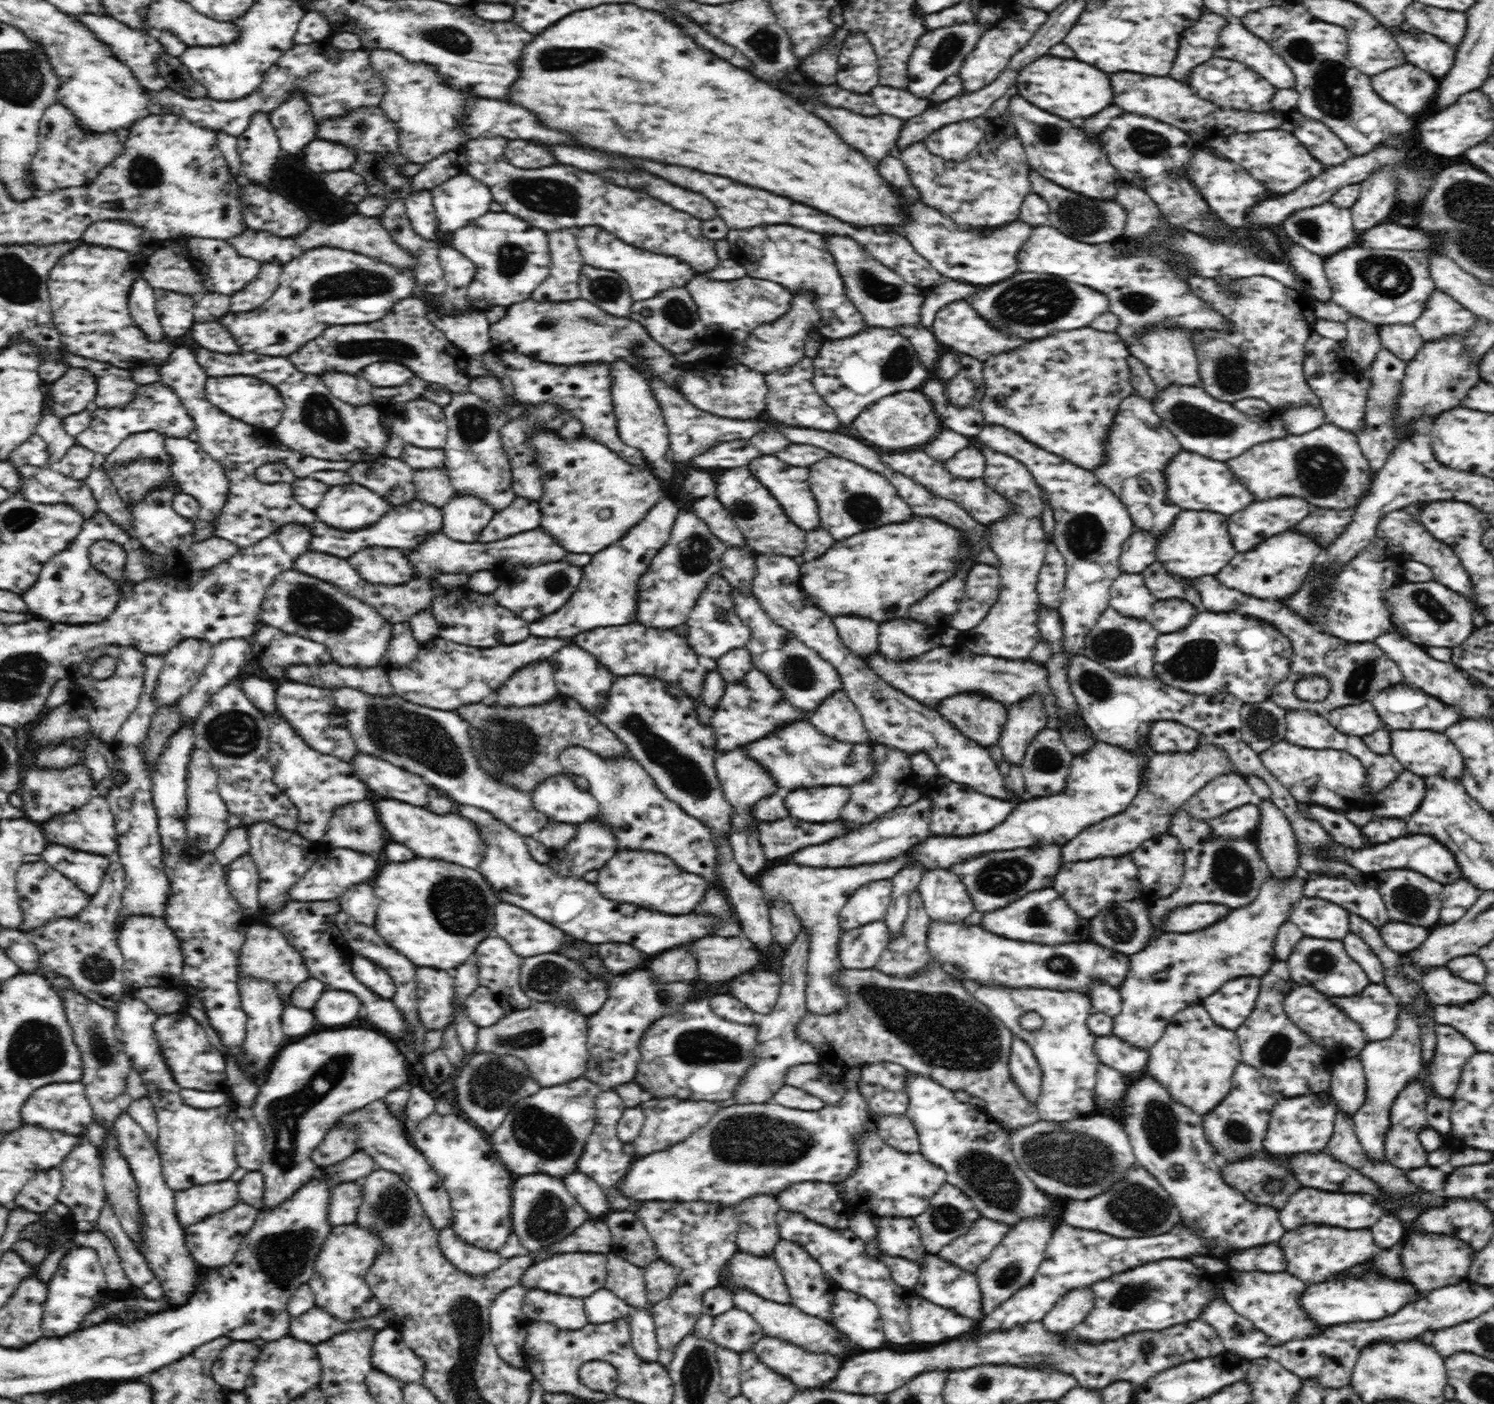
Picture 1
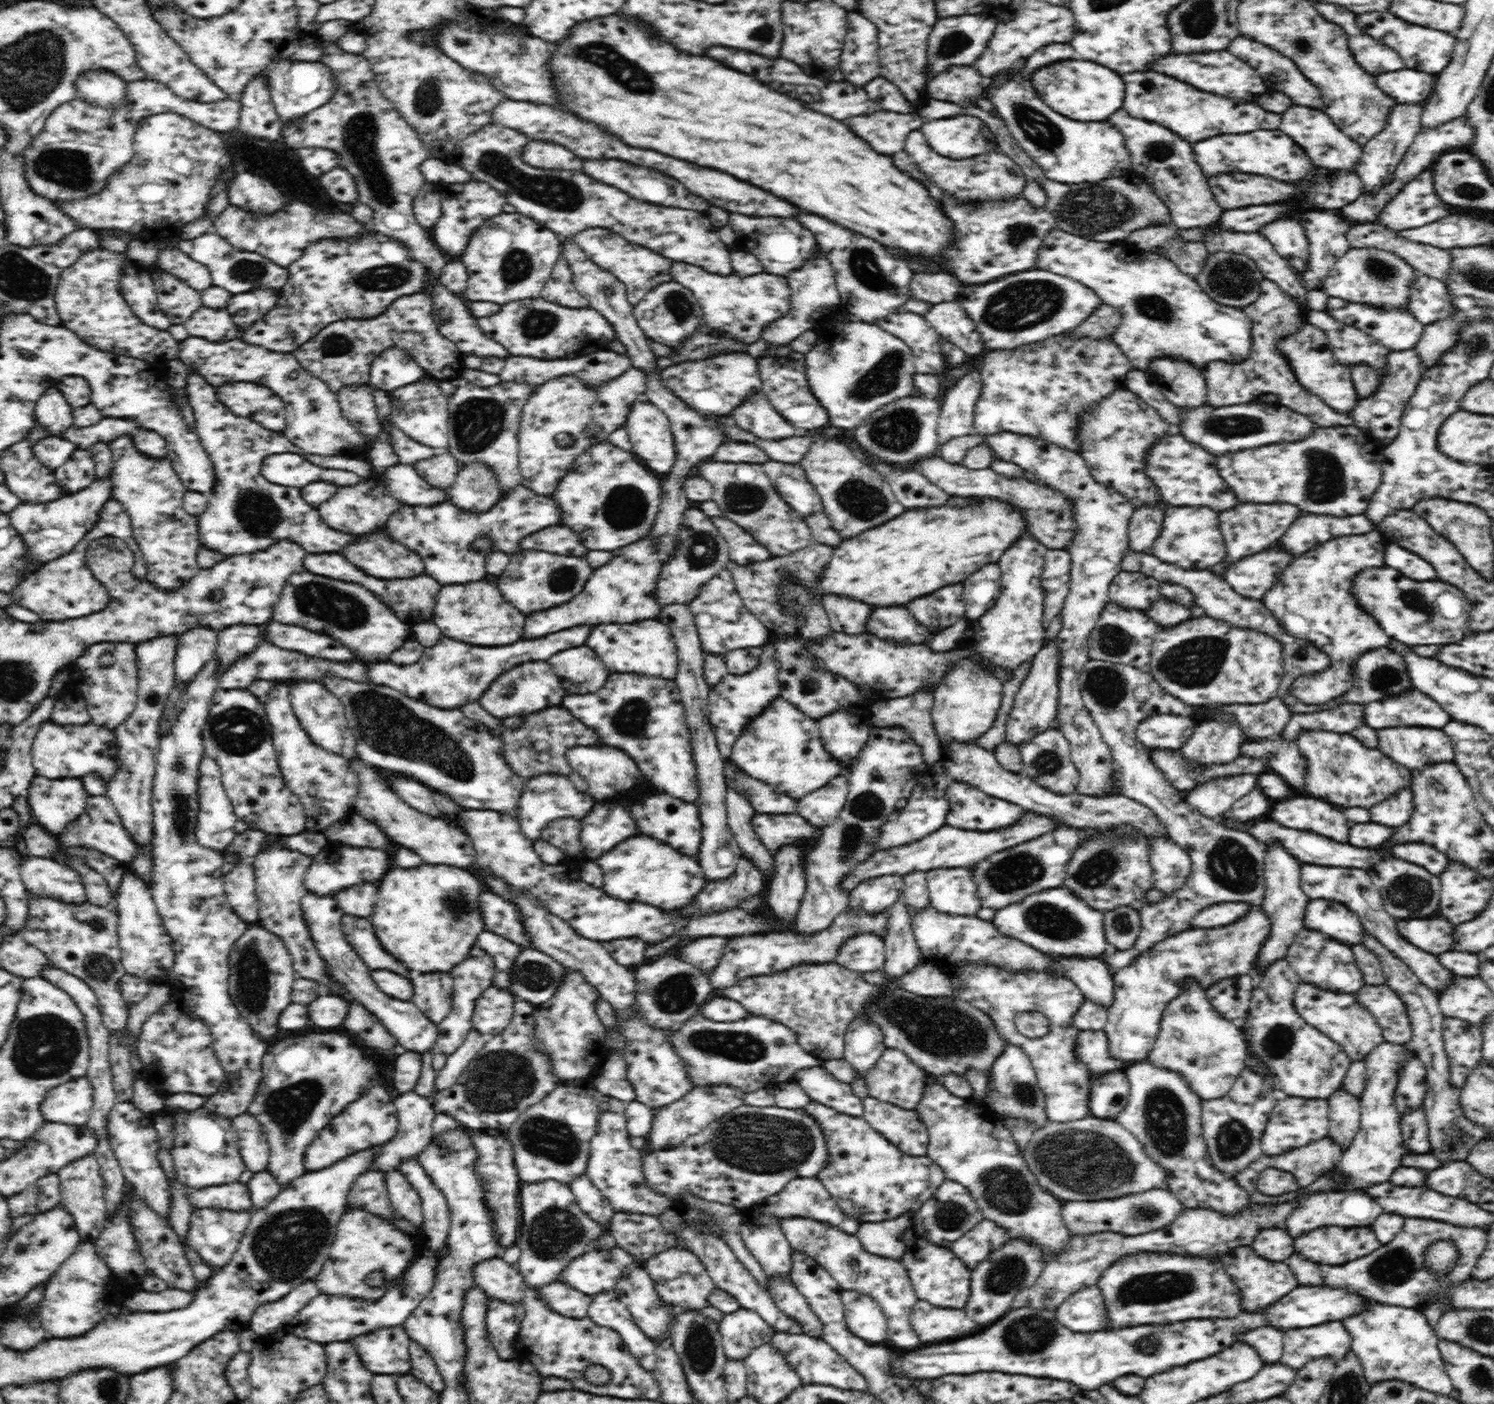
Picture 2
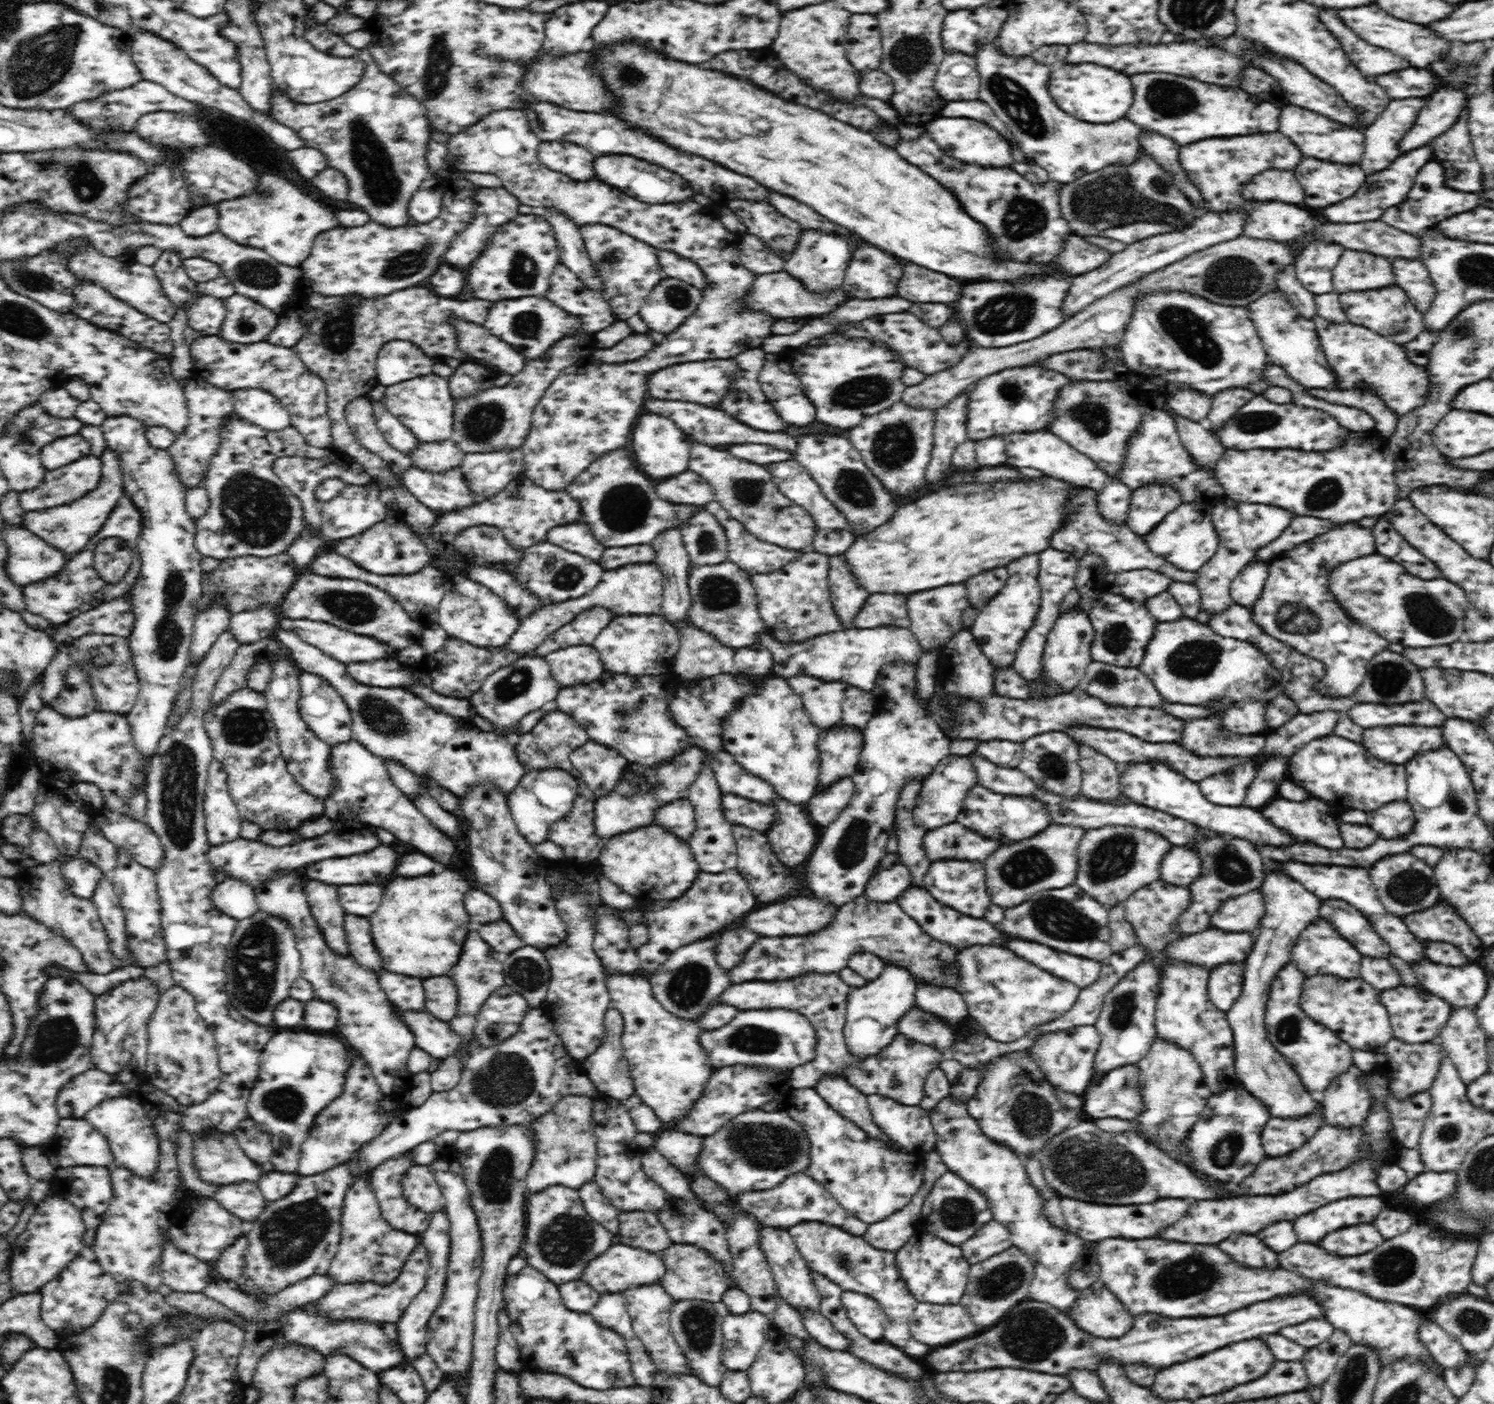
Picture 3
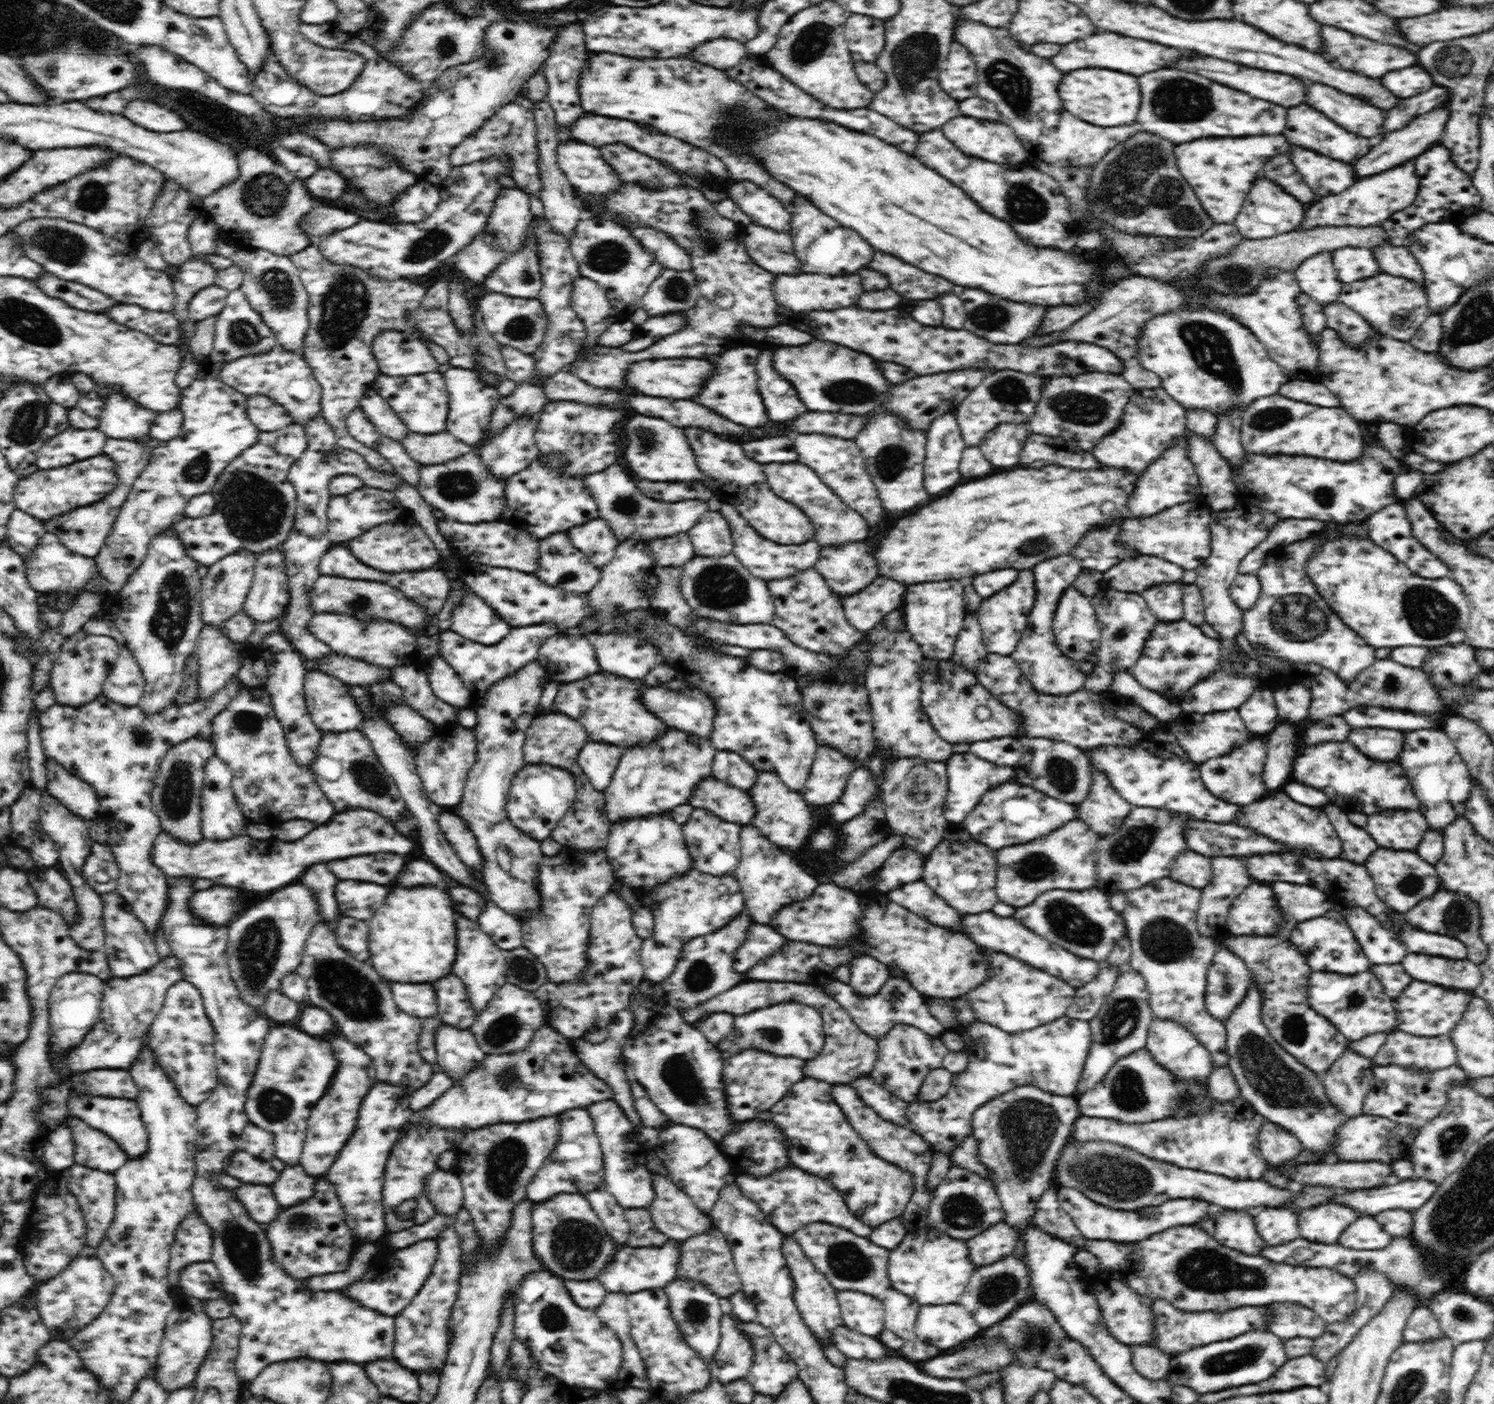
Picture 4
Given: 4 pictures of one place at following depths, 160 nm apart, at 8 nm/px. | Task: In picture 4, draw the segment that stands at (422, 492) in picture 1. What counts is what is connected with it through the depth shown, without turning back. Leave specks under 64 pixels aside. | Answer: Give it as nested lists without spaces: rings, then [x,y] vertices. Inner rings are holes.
[[[447,431],[439,434],[415,434],[410,433],[406,439],[399,441],[406,452],[422,466],[432,464],[446,464],[454,458],[460,458],[468,454],[473,446],[468,445]]]

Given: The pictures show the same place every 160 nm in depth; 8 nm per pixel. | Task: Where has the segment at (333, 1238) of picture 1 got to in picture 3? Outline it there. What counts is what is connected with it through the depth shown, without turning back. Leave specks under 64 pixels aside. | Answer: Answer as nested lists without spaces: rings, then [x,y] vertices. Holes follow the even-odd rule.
[[[364,1172],[364,1174],[348,1188],[348,1192],[346,1192],[344,1198],[341,1216],[341,1241],[334,1260],[330,1262],[330,1270],[328,1270],[327,1274],[336,1284],[346,1285],[364,1282],[378,1283],[378,1285],[391,1284],[396,1281],[396,1278],[400,1275],[400,1272],[402,1272],[404,1264],[409,1260],[410,1254],[413,1254],[416,1246],[421,1243],[419,1235],[396,1230],[382,1216],[378,1201],[369,1183],[370,1173],[371,1172]]]

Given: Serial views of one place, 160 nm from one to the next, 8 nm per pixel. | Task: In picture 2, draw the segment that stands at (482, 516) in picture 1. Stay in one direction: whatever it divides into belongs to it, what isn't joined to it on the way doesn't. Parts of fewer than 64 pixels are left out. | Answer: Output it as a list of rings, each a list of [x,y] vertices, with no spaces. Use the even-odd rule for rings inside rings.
[[[464,464],[449,488],[449,501],[467,512],[488,512],[503,497],[497,476],[485,464]]]

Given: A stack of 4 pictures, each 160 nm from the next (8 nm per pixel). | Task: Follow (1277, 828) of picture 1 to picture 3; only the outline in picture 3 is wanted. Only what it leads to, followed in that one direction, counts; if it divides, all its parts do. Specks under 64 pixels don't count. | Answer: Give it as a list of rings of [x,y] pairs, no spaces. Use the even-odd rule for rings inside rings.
[[[1282,871],[1266,873],[1261,886],[1266,914],[1262,916],[1258,939],[1244,961],[1243,989],[1238,1000],[1225,1012],[1234,1035],[1235,1080],[1244,1085],[1270,1111],[1270,1116],[1296,1118],[1317,1111],[1320,1102],[1310,1097],[1298,1073],[1274,1049],[1268,1040],[1265,1025],[1266,1001],[1271,982],[1284,964],[1291,962],[1291,952],[1298,935],[1320,916],[1322,899],[1310,894],[1300,882]]]

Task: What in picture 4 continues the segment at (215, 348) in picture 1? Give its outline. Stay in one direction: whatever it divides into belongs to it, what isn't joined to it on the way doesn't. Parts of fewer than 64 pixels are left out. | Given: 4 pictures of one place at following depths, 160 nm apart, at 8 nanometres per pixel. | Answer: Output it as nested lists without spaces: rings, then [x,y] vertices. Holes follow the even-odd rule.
[[[210,284],[193,295],[189,305],[189,318],[194,322],[220,315],[226,307],[229,291],[216,284]]]

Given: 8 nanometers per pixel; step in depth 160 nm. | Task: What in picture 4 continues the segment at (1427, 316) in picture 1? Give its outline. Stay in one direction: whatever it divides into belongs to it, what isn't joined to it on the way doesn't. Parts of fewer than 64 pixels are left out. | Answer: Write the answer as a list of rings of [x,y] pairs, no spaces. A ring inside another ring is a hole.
[[[1382,244],[1371,250],[1381,272],[1424,285],[1424,271],[1420,268],[1420,263],[1407,248],[1402,248],[1402,244]]]

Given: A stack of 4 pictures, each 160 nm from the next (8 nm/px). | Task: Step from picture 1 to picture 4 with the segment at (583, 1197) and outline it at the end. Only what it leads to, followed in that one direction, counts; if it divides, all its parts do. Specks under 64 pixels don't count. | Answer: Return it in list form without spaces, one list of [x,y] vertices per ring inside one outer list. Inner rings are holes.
[[[594,1190],[586,1194],[586,1200],[590,1202],[592,1210],[598,1214],[598,1218],[604,1223],[606,1232],[614,1242],[626,1242],[628,1238],[628,1221],[624,1218],[624,1210],[618,1206],[612,1194],[606,1190]]]

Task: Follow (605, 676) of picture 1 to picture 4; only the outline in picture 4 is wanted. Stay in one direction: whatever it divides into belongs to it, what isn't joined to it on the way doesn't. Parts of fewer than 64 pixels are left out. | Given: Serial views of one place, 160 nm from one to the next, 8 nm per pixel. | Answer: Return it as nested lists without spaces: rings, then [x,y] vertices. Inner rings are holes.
[[[552,636],[538,654],[545,667],[552,666],[548,674],[554,682],[576,682],[600,672],[594,646],[586,638]]]

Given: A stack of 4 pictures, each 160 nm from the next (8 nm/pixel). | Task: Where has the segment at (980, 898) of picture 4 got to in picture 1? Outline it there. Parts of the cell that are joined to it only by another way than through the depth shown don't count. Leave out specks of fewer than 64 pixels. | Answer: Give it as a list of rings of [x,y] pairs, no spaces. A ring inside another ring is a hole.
[[[949,869],[925,871],[917,891],[932,921],[963,922],[975,912],[965,884]]]

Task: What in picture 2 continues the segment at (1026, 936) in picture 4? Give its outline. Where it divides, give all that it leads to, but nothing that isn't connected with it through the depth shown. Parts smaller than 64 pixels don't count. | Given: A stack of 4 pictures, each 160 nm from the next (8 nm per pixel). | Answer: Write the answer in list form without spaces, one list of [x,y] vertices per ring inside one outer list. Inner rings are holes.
[[[1058,957],[1056,969],[1072,980],[1084,998],[1106,1009],[1114,1000],[1113,974],[1100,958]]]

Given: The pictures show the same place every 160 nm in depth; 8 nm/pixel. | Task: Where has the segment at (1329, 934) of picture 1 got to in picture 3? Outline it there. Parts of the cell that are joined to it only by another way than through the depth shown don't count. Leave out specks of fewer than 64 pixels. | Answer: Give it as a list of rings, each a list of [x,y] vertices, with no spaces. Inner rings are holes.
[[[1338,899],[1322,900],[1319,918],[1331,922],[1340,936],[1348,939],[1363,956],[1386,959],[1388,954],[1392,955],[1386,941],[1354,906]]]

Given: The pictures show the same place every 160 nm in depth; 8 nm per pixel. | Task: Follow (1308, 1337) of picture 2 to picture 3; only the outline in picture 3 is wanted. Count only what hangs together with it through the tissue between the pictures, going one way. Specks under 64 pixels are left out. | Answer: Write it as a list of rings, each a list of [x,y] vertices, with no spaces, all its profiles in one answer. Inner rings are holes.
[[[1323,1318],[1302,1322],[1295,1326],[1286,1326],[1279,1333],[1288,1338],[1288,1340],[1310,1349],[1329,1340],[1334,1334],[1334,1330],[1334,1326]]]

